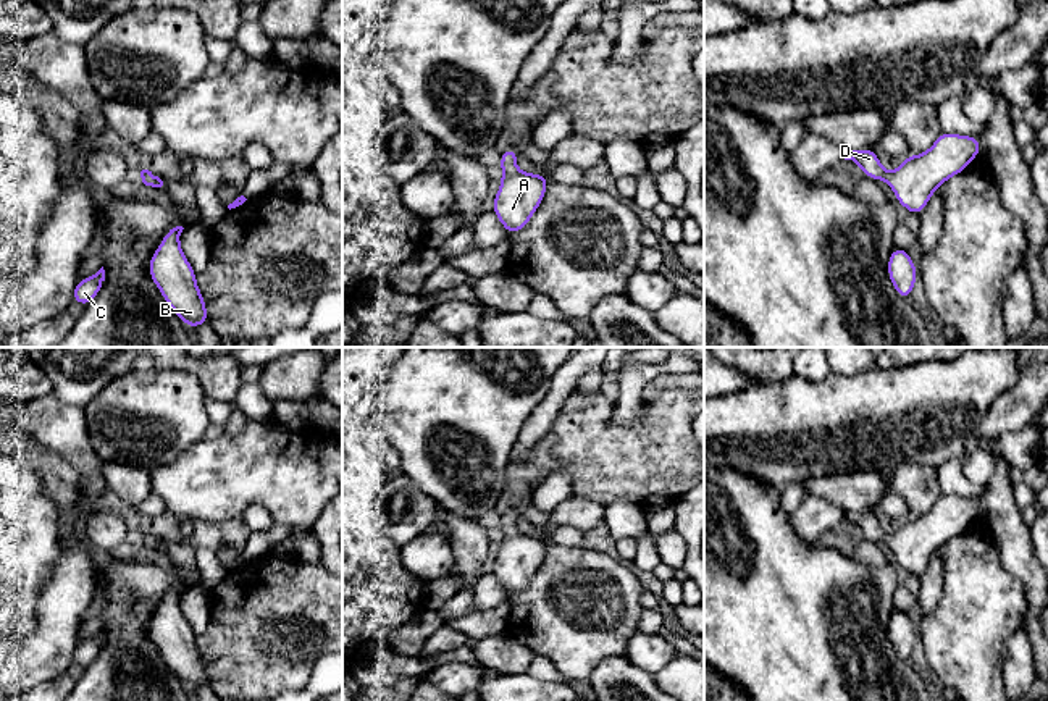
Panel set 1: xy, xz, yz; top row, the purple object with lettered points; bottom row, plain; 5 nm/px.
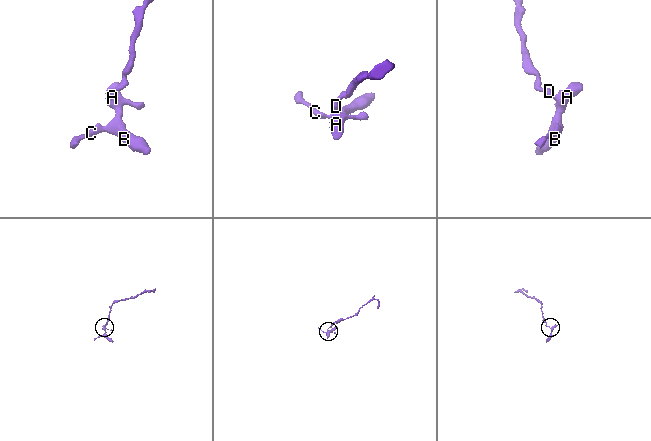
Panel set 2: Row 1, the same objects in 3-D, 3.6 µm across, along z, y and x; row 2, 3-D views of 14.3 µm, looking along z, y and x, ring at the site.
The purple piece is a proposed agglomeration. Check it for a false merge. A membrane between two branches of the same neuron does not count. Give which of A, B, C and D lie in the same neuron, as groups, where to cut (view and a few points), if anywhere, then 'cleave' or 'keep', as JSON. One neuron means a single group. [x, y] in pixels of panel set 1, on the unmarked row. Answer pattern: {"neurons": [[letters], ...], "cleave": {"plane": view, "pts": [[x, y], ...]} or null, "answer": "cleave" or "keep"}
{"neurons": [["A", "B", "C", "D"]], "cleave": null, "answer": "keep"}

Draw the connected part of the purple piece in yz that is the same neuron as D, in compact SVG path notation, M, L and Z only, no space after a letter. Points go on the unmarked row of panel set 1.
M940 494L925 515L904 520L895 535L880 527L874 510L845 510L845 522L856 523L867 539L888 544L898 564L919 578L938 548L966 531L979 515L980 499Z

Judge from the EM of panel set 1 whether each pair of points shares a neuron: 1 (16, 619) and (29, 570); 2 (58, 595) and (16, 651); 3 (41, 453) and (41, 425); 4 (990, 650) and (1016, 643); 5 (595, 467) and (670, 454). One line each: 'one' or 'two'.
1: one
2: one
3: two
4: two
5: one

